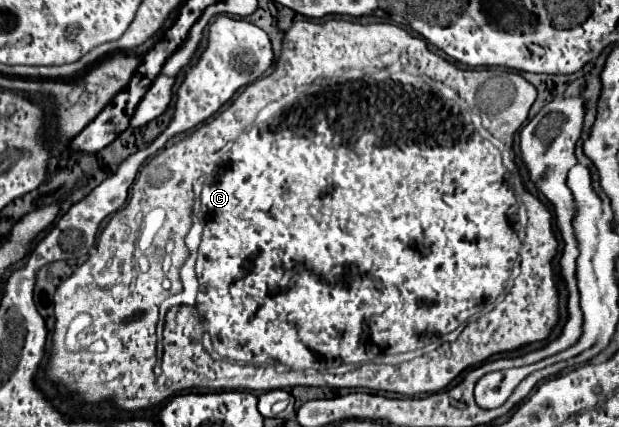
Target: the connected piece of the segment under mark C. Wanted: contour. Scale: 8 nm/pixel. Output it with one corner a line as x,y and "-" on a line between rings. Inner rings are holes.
309,19
297,21
283,37
281,57
271,75
259,77
257,81
247,85
239,93
239,97
235,101
231,101
231,105
225,111
216,114
211,121
205,121
183,140
161,149
155,157
151,157
141,167
137,179
131,185
131,199
127,201
125,209
119,209
109,219
109,225
101,231
97,247
95,247
97,251
93,251
93,255
81,267
77,267
75,273
71,277
67,277
55,291
57,323
55,323
55,333
53,333
53,357
49,361
47,377
57,381
59,385
63,385
67,389
67,393
77,395
79,403
97,403
103,399
111,399
117,407
127,409
127,411
149,408
151,405
149,399
151,399
151,393
155,387
153,361
155,361
155,343
157,343
155,329
157,329
157,321
159,321
159,305
169,295
183,291
179,272
183,261
189,255
187,247
183,247
183,245
185,245
185,237
195,221
203,223
203,241
199,245
199,257
195,263
199,289
201,289
199,291
199,311
197,311
197,307
182,305
171,308
166,314
165,333
163,333
162,340
161,375
157,377
157,385
161,385
161,389
167,389
167,393
169,393
167,397
175,395
183,389
193,389
193,387
213,391
229,391
229,389
273,391
273,389
285,389
285,387
295,387
295,385
367,387
373,391
389,391
389,393
401,393
401,395
411,397
417,393
435,393
435,391
445,389
463,369
479,365
481,361
489,359
495,353
513,351
513,349
519,349
521,345
543,341
557,323
557,305
559,305
559,297
557,297
555,281
553,281
553,267
551,267
551,259
555,257
555,247
557,247
557,239
553,237
553,229
551,229
551,213
536,196
523,193
522,200
527,207
529,223
525,227
523,263
521,263
520,273
521,259
515,263
519,247
521,247
519,235
515,231
519,205
517,205
517,197
515,197
513,189
505,185
505,175
509,171
512,174
516,173
514,170
518,170
513,151
513,135
527,119
535,97
537,97
535,87
521,73
509,73
507,69
503,71
503,68
496,67
461,69
461,67
449,63
447,59
431,53
424,39
409,35
403,27
399,27
395,23
377,23
377,21
361,21
361,19
351,19
351,21
349,19
329,19
325,23
313,23
-
367,127
387,127
387,141
383,137
379,137
373,129
367,129
-
115,285
123,287
123,293
117,293
117,295
123,295
123,301
121,301
123,311
109,309
109,301
113,295
111,289
115,289
-
481,305
483,305
481,312
474,318
487,310
493,309
493,311
489,311
487,315
481,315
475,321
469,321
467,327
461,325
467,317
477,313
-
457,325
460,326
452,333
441,337
443,341
451,343
437,347
433,353
415,357
415,359
399,363
399,365
384,365
385,349
391,353
413,351
413,349
419,349
421,345
425,345
427,337
439,337
-
205,331
209,331
209,335
211,335
216,356
211,357
207,353
207,349
201,345
201,337

